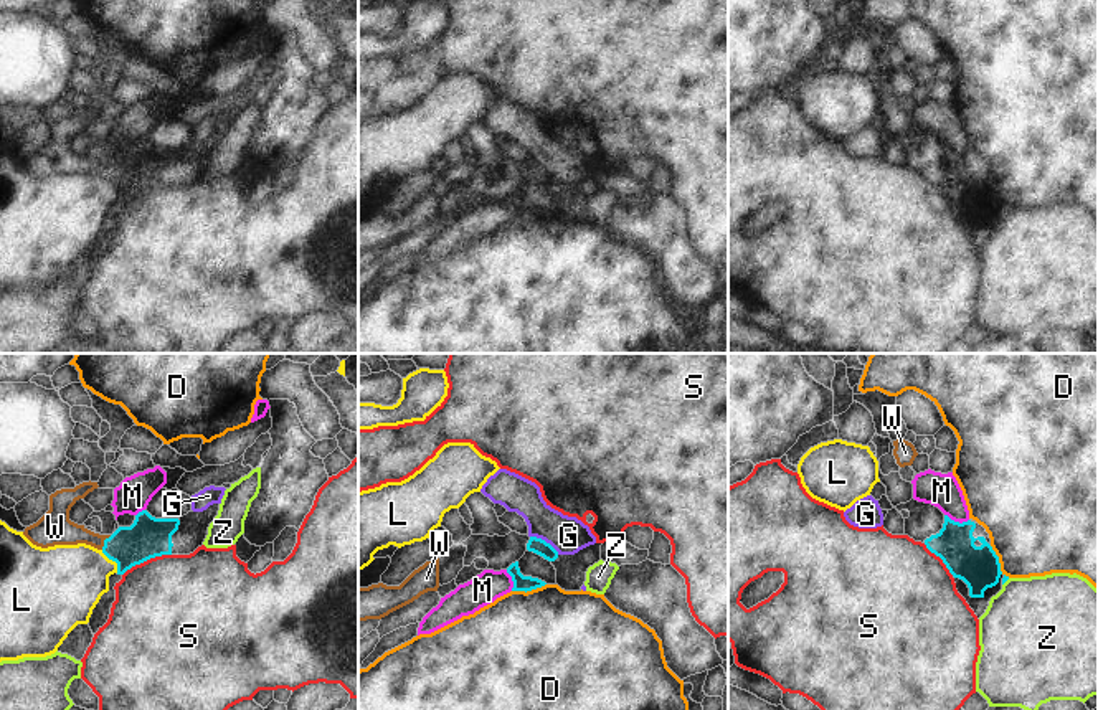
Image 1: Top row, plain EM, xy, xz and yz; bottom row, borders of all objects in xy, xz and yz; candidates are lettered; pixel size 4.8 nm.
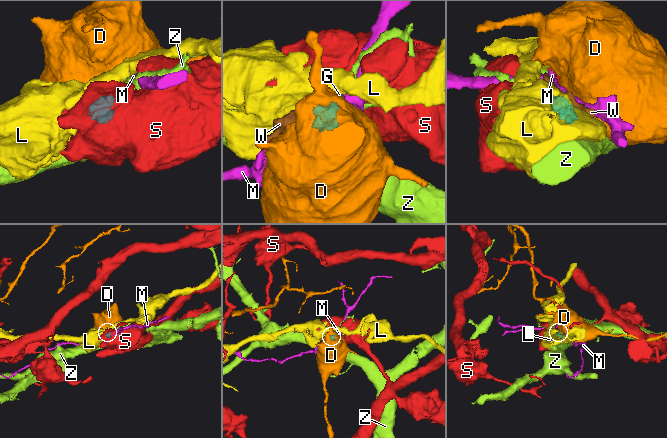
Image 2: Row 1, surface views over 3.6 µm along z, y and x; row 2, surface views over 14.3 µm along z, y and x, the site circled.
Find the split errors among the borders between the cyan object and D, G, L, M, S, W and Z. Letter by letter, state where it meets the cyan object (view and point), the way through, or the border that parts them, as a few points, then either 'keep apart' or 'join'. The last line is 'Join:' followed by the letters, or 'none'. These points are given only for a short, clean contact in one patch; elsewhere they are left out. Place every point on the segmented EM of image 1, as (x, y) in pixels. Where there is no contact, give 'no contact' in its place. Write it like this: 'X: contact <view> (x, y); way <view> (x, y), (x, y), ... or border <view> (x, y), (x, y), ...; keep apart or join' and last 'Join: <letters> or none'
D: contact yz (998, 562); keep apart
G: contact xz (544, 540); border xz (530, 535), (544, 539), (558, 553); keep apart
L: contact xy (113, 560); border xy (101, 550), (116, 563), (118, 572); keep apart
M: contact yz (956, 522); border yz (945, 514), (960, 522), (968, 520); keep apart
S: contact xy (146, 560); keep apart
W: contact xy (104, 542); way xy (147, 537), (141, 542), (104, 542), (55, 529); join
Z: contact yz (1006, 580); border yz (1009, 578), (1003, 585); keep apart
Join: W

